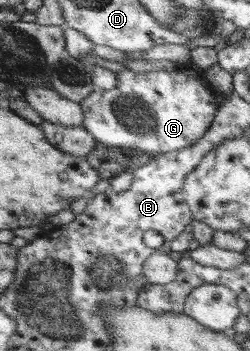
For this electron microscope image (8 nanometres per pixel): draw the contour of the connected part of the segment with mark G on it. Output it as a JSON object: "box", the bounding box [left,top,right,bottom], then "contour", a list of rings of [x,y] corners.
{"box":[81,69,222,156],"contour":[[[124,69],[117,76],[118,85],[114,89],[95,89],[81,103],[85,111],[84,127],[95,135],[98,143],[108,147],[139,149],[155,156],[184,149],[194,145],[207,134],[222,104],[214,97],[214,89],[208,83],[202,82],[200,78],[180,73],[176,69],[158,72]]]}

